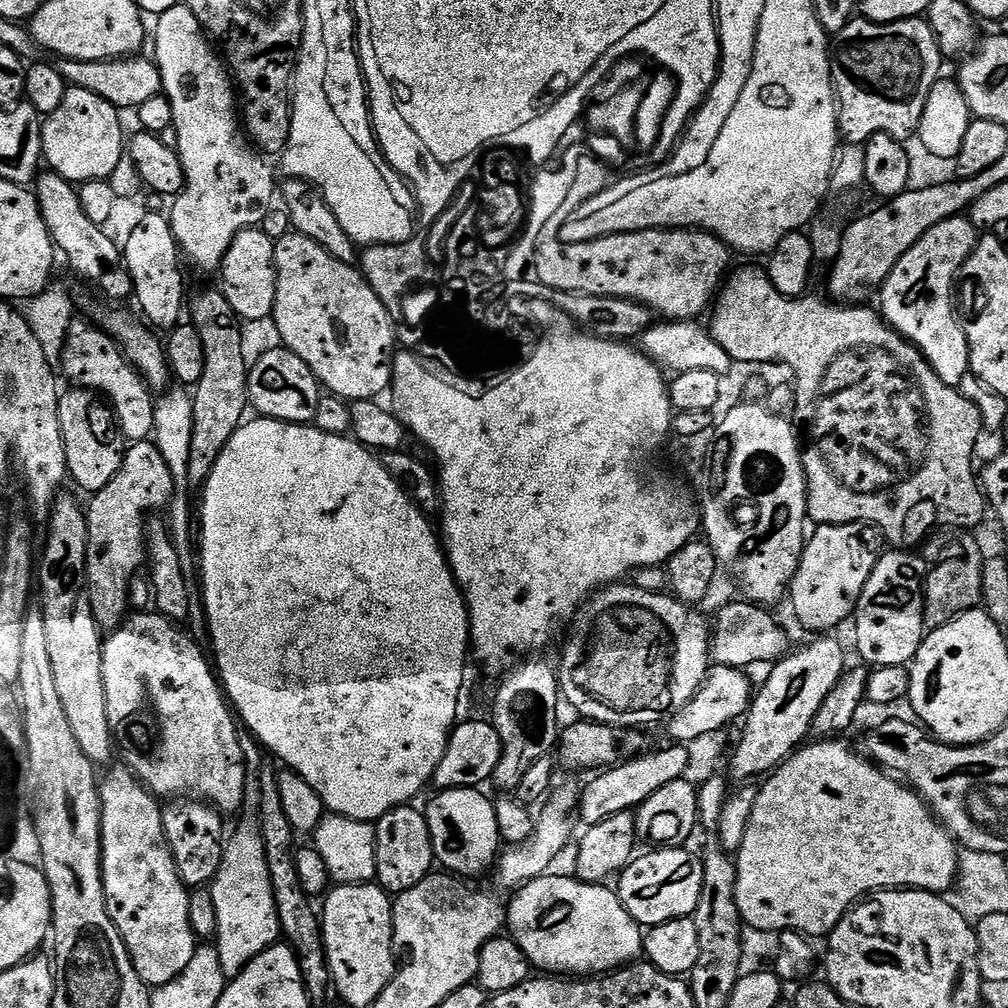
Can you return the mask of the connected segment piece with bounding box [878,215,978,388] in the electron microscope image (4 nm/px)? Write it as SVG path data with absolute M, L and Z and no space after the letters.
M967 215L963 216L955 216L954 218L950 218L946 222L938 222L938 226L934 226L934 230L930 230L927 232L922 239L917 242L911 248L909 252L904 255L896 263L894 266L894 270L888 277L886 278L886 282L879 289L878 295L880 295L880 304L878 303L878 311L881 316L884 317L885 322L887 322L892 329L899 336L904 337L908 343L913 344L922 355L926 358L926 362L932 367L934 370L934 374L938 374L938 378L943 382L946 386L950 386L951 388L959 388L963 379L966 378L970 374L970 369L968 363L970 362L970 350L968 349L968 343L966 342L966 334L962 330L962 326L960 325L958 319L957 309L954 307L954 289L958 284L958 277L960 275L960 268L963 264L968 261L968 256L973 252L976 248L976 241L978 239L978 230L974 227L971 220L968 219Z

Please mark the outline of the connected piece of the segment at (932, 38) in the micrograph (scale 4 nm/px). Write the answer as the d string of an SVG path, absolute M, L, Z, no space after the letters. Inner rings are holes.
M853 18L834 38L832 83L838 97L841 137L849 144L863 144L874 134L890 134L895 140L911 141L920 130L922 110L926 98L941 79L942 57L936 35L927 19L899 20L889 24L876 24L872 20Z

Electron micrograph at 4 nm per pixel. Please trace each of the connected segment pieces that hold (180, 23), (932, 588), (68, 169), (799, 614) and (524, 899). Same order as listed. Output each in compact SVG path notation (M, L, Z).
M178 2L161 14L155 24L154 63L160 69L160 77L164 83L163 95L168 97L173 108L171 127L174 133L176 132L174 147L180 153L180 161L184 167L184 188L180 195L171 201L172 233L176 246L187 263L189 260L200 272L215 273L224 261L226 250L230 250L230 242L234 242L236 233L262 224L263 216L273 207L272 195L275 192L277 195L278 180L276 184L271 170L268 169L269 161L246 139L238 119L238 96L234 91L233 77L217 49L210 43L204 27L188 9L187 3Z
M944 530L927 541L927 559L932 565L929 567L924 586L925 629L946 626L946 622L958 618L958 614L981 603L986 556L980 553L980 544L972 536L975 535L968 530Z
M69 87L66 98L62 98L62 106L58 106L58 110L54 110L49 116L43 117L42 127L40 129L43 163L47 165L51 171L57 172L59 176L72 181L72 183L77 186L90 182L91 180L107 180L110 174L114 174L114 166L118 166L118 162L125 159L126 156L126 136L124 140L124 128L120 125L120 116L122 116L121 109L116 108L110 102L106 102L106 98L98 98L98 94L90 94L90 90Z
M861 522L859 524L822 524L815 529L816 533L807 537L800 565L790 585L792 612L796 620L812 634L828 634L831 628L839 626L843 620L851 621L856 611L856 603L862 598L862 590L874 570L876 561L881 555L881 541L877 529Z
M554 873L521 885L506 906L507 929L529 965L558 976L597 976L643 955L643 929L622 906L617 891Z

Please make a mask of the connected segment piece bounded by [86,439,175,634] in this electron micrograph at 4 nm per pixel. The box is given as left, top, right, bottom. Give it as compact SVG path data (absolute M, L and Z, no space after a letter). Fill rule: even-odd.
M151 439L138 440L125 451L124 461L118 474L114 474L114 478L110 478L110 482L106 482L102 490L95 492L89 499L92 501L86 504L86 512L90 517L90 551L86 554L86 574L88 575L86 591L96 625L105 633L115 632L126 619L126 613L129 611L127 610L128 583L131 582L132 575L139 570L140 564L142 568L146 560L146 517L159 513L156 512L159 508L160 511L167 509L172 500L174 488L175 482L171 477L170 468L159 453L158 446Z

